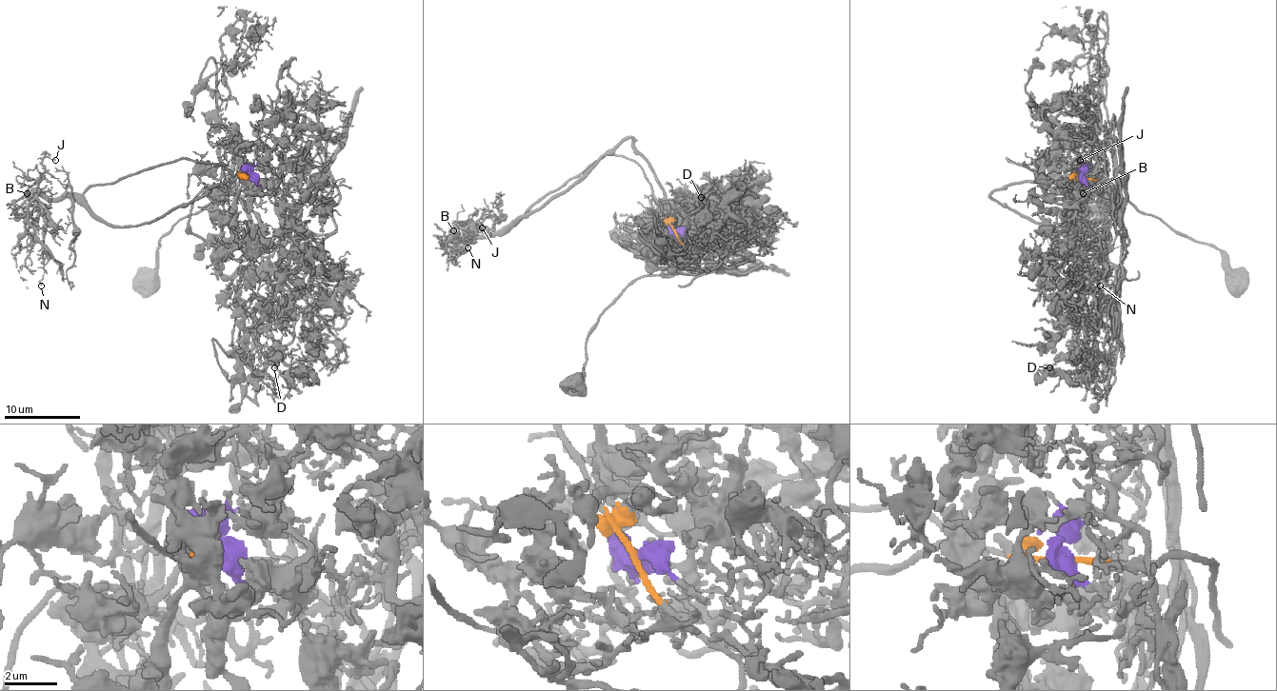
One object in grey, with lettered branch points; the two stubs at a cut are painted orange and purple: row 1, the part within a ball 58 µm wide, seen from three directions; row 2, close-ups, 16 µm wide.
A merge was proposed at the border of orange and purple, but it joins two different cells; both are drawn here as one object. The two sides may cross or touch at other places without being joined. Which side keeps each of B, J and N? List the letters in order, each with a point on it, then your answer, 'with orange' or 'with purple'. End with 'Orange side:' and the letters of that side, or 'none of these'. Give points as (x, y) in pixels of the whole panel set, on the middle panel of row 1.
B: at (453, 230); with orange
J: at (482, 227); with orange
N: at (468, 247); with orange
Orange side: B, J, N

